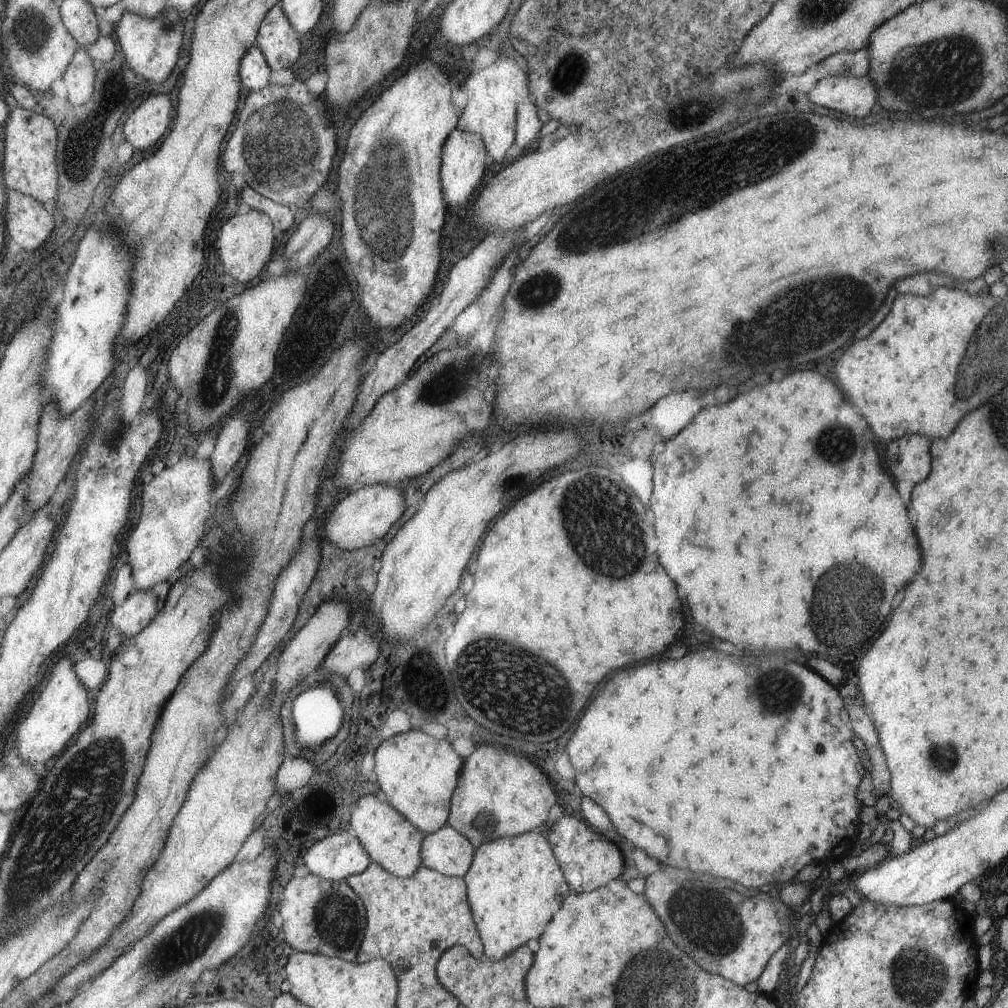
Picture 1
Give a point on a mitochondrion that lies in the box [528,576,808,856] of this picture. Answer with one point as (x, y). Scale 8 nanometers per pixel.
(781, 690)

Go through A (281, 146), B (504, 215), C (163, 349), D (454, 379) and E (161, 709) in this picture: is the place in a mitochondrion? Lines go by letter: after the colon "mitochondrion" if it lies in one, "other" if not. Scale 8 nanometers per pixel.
A: mitochondrion
B: other
C: other
D: mitochondrion
E: other

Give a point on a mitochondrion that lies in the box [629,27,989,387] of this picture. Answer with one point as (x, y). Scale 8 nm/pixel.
(950, 62)

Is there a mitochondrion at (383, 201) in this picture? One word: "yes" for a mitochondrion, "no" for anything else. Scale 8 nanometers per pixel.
yes

